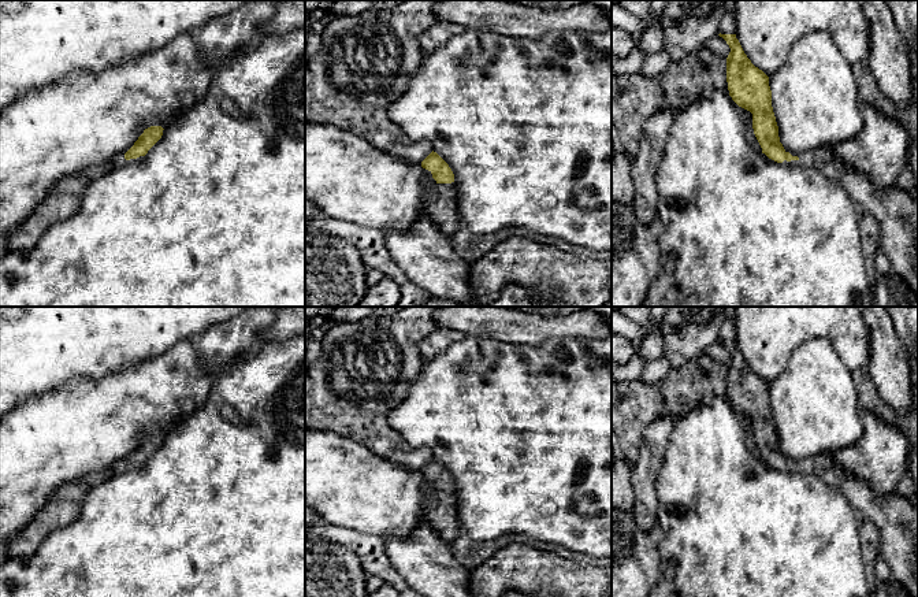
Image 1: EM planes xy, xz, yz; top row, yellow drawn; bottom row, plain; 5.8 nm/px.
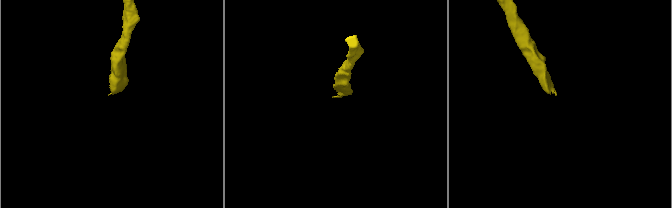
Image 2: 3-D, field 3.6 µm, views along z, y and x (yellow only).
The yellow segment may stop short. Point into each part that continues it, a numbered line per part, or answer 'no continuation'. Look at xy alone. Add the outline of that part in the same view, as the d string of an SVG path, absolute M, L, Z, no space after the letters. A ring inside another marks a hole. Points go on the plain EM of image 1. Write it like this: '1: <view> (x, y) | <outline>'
1: xy (119, 467) | M130 453L130 455L131 455L131 453ZM130 455L119 459L119 460L111 467L112 471L114 471L114 474L123 474L123 472L127 472L127 471L130 471L130 470L135 470L135 468L140 468L140 467L144 466L144 463L140 463L140 464L137 464L137 466L126 467L126 466L124 466L124 460L126 460Z

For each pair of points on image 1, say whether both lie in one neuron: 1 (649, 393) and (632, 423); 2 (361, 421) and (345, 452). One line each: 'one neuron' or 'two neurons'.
1: one neuron
2: two neurons

